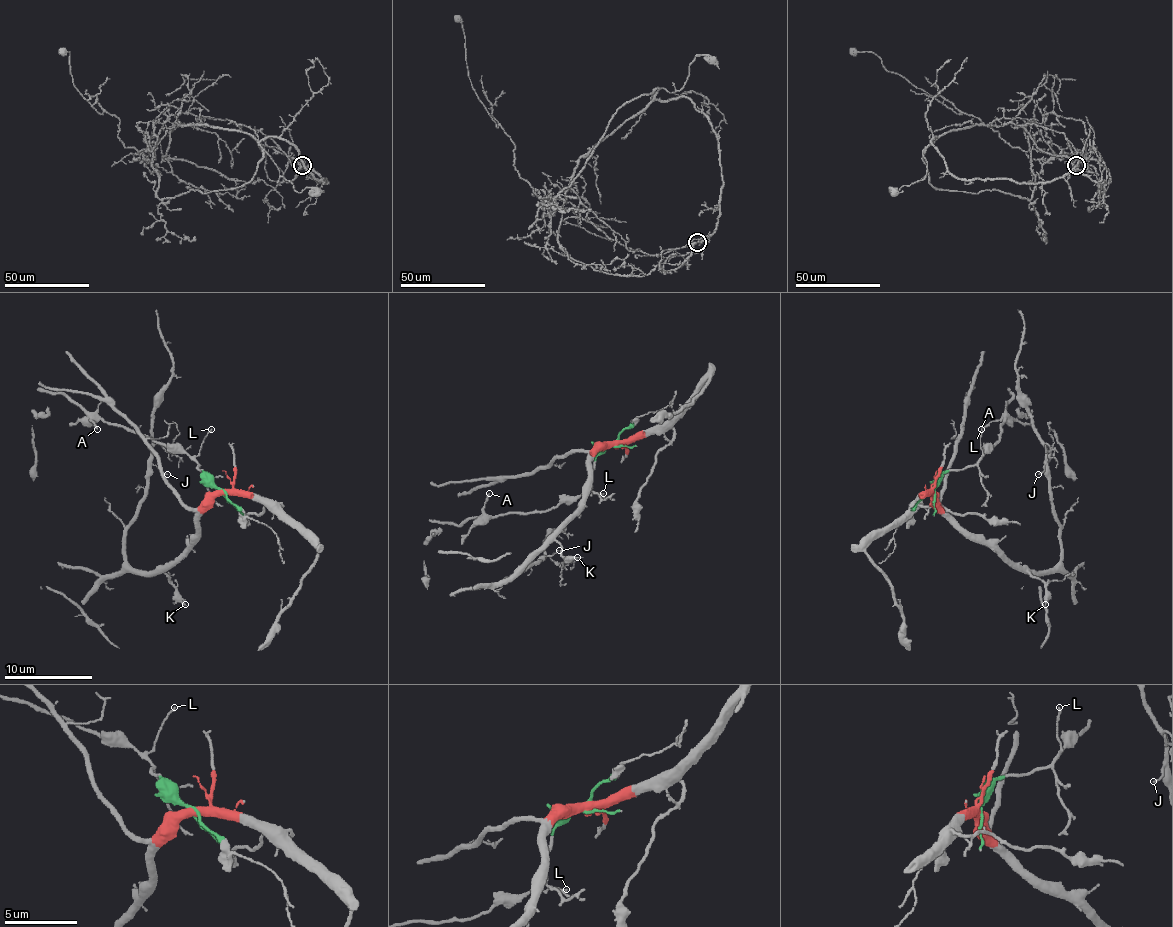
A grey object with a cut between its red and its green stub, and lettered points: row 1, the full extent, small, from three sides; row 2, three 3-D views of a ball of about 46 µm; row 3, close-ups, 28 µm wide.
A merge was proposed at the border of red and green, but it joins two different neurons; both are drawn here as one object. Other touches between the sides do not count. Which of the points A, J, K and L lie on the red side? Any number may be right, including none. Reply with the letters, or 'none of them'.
J, K

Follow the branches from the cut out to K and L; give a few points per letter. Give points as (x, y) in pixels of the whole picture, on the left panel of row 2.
K: (223, 490), (201, 514), (192, 543), (163, 571), (185, 604)
L: (223, 490), (196, 468), (199, 452), (212, 428)

